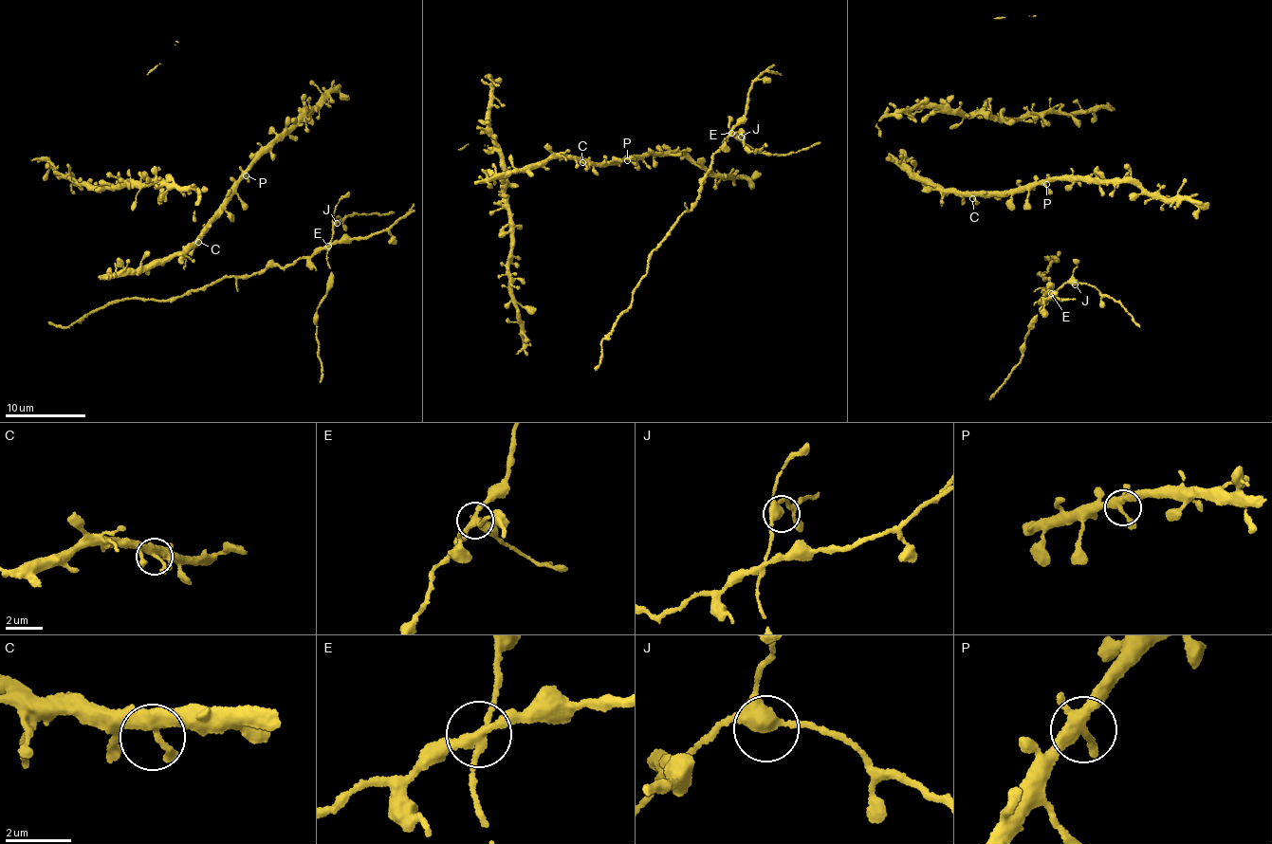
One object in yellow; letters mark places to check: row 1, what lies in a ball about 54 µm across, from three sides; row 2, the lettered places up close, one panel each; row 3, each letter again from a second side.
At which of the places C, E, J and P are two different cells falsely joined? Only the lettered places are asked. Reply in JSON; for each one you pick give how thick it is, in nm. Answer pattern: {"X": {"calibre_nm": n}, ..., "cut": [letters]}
{"E": {"calibre_nm": 240}, "cut": ["E"]}

